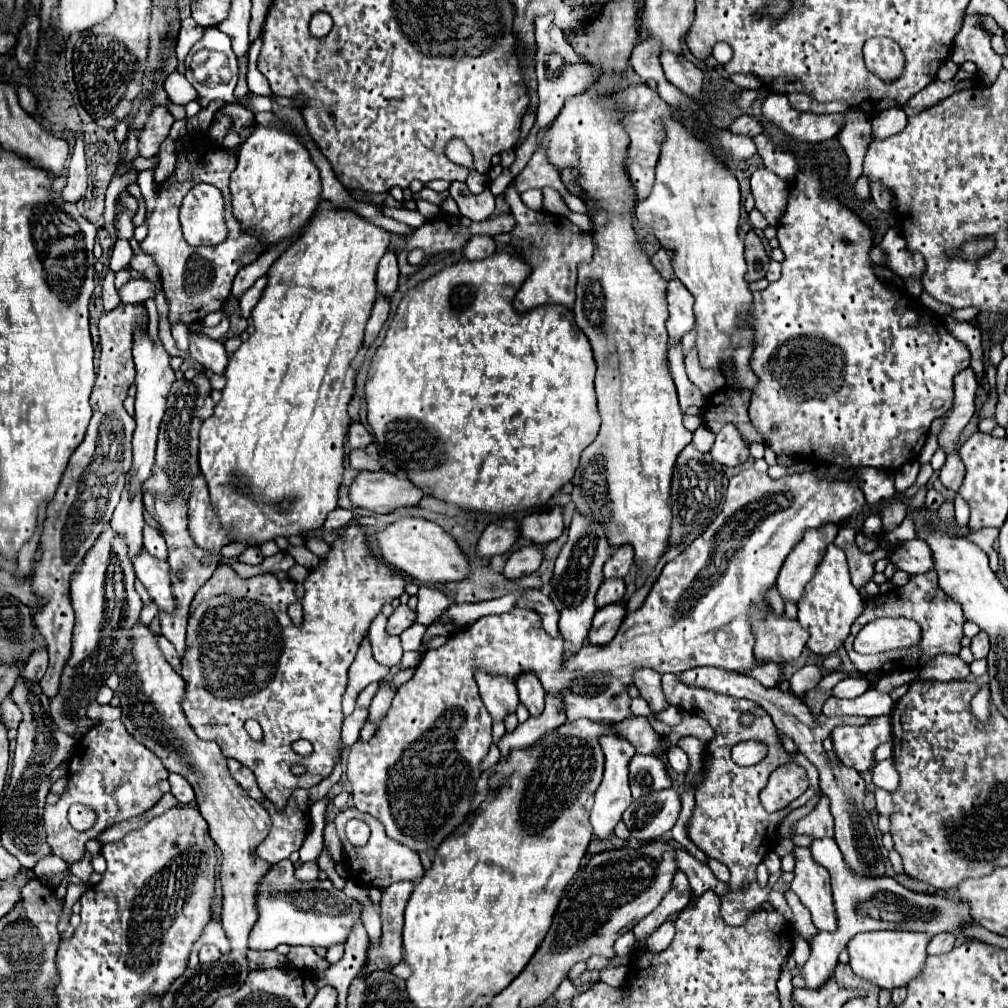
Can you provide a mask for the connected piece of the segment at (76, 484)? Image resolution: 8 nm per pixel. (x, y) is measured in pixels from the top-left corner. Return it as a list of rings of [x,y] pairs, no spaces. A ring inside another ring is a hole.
[[[122,305],[116,313],[104,313],[100,317],[100,369],[96,375],[96,385],[90,397],[92,419],[82,445],[72,453],[68,469],[60,481],[54,501],[48,505],[48,517],[42,531],[42,559],[36,563],[36,573],[32,585],[38,597],[46,601],[42,611],[34,617],[38,633],[48,643],[50,665],[40,681],[42,693],[52,699],[60,687],[62,669],[70,657],[72,649],[72,629],[74,629],[74,609],[70,603],[70,575],[82,563],[86,551],[94,545],[104,525],[110,521],[114,507],[120,501],[120,491],[124,485],[124,475],[132,465],[132,433],[134,419],[122,407],[130,385],[134,383],[134,361],[132,361],[132,325],[146,323],[148,315],[142,305]]]

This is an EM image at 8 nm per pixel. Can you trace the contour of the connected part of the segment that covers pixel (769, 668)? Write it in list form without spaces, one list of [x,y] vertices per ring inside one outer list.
[[[770,663],[770,665],[764,665],[764,667],[758,667],[758,669],[752,669],[752,675],[764,685],[764,687],[768,687],[768,689],[772,689],[776,683],[778,683],[778,679],[780,679],[780,675],[782,675],[782,669],[784,669],[784,665],[778,665],[778,663]]]

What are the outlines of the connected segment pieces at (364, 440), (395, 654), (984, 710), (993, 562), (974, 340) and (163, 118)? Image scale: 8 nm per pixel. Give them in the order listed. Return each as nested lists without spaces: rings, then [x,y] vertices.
[[[352,423],[348,429],[348,443],[352,449],[366,449],[372,443],[372,435],[360,423]]]
[[[382,613],[370,625],[370,643],[372,643],[374,659],[380,665],[394,667],[400,663],[402,659],[400,637],[386,633],[386,617]]]
[[[984,685],[984,687],[980,689],[980,693],[972,699],[972,713],[974,713],[982,723],[986,723],[986,719],[988,719],[988,715],[990,715],[990,693],[988,693],[986,687],[988,687],[988,685]]]
[[[983,528],[979,531],[966,535],[970,541],[976,543],[987,553],[990,567],[995,573],[1000,567],[998,553],[993,548],[993,544],[998,536],[998,528]]]
[[[946,317],[946,329],[962,343],[968,345],[970,353],[972,353],[972,363],[970,363],[970,369],[974,371],[978,383],[982,383],[984,379],[984,351],[982,351],[982,331],[976,329],[976,325],[968,323],[968,321],[956,321],[952,317]]]
[[[160,105],[158,109],[154,109],[154,113],[150,115],[150,121],[146,123],[144,131],[140,133],[140,153],[142,153],[142,157],[158,155],[158,147],[168,137],[172,123],[174,123],[174,117],[168,113],[166,107]]]

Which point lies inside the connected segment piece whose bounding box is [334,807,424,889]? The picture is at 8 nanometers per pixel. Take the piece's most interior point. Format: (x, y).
(381, 862)

